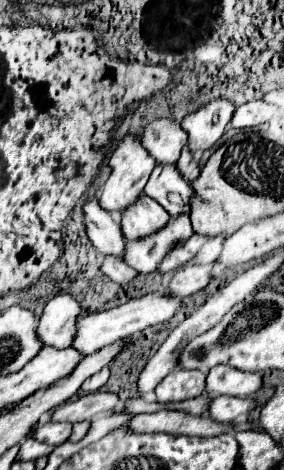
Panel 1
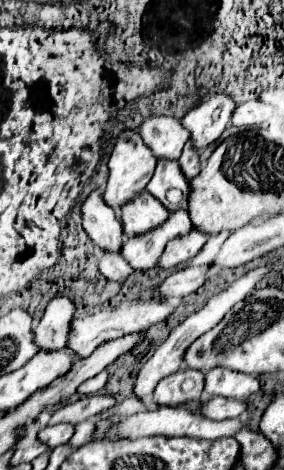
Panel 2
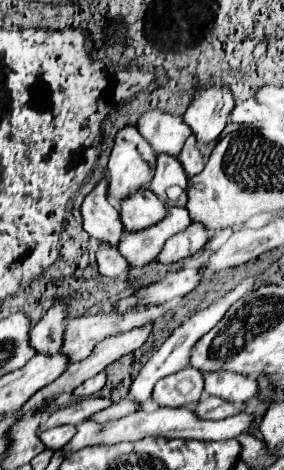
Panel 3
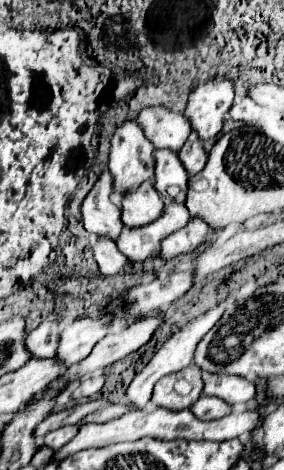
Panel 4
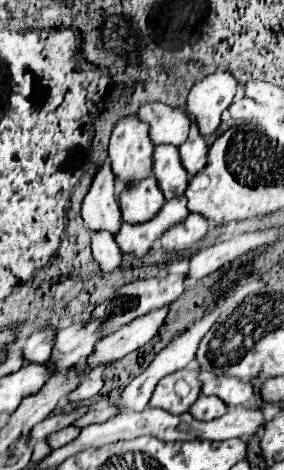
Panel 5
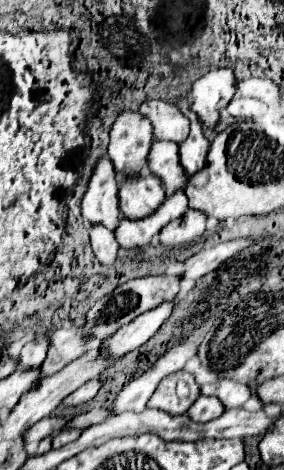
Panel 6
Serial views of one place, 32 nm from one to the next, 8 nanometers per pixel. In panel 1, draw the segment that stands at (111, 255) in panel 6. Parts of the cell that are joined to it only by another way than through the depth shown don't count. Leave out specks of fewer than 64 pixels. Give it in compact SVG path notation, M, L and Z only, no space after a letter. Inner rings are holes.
M114 256L104 258L100 268L110 280L114 280L120 286L128 286L136 278L136 272L132 272L132 268L128 268L128 264L124 264L124 260L114 258Z

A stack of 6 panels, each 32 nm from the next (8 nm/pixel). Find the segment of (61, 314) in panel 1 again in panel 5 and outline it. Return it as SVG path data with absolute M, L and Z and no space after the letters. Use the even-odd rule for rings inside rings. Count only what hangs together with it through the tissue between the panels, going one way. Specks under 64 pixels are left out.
M46 324L42 330L36 330L26 342L24 342L24 356L26 362L44 362L52 354L54 348L54 338L56 338L56 328Z

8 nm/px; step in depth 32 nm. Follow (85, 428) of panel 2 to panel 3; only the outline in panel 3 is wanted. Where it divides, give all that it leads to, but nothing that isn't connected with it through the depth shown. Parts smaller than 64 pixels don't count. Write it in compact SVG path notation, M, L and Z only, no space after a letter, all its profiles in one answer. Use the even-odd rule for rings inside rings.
M188 406L184 408L156 408L154 412L144 412L138 410L130 416L124 416L116 422L108 424L98 424L94 420L84 420L82 424L76 426L74 438L64 446L66 452L76 452L86 446L96 446L96 444L116 444L124 440L140 440L146 436L160 436L160 438L194 438L194 440L226 440L226 438L236 438L242 432L248 432L252 424L252 416L246 412L240 412L236 416L224 418L224 420L202 420L190 410Z

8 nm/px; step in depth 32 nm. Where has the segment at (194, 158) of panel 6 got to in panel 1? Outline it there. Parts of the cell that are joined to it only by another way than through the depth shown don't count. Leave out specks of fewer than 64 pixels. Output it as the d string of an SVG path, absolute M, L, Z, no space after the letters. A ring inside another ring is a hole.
M188 148L182 150L182 154L180 154L178 162L176 162L176 168L184 176L184 180L188 180L188 182L196 180L196 176L200 174L200 166L196 164L196 160L192 158L192 152L188 152Z

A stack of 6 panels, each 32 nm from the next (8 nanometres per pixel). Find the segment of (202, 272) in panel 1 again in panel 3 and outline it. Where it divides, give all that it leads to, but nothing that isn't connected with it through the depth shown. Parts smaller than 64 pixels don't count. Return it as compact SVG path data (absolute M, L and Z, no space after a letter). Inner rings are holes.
M186 268L178 272L170 272L166 278L160 282L154 282L132 296L132 302L136 306L146 306L146 304L168 304L174 300L180 300L188 292L192 292L200 284L202 270L200 268Z

